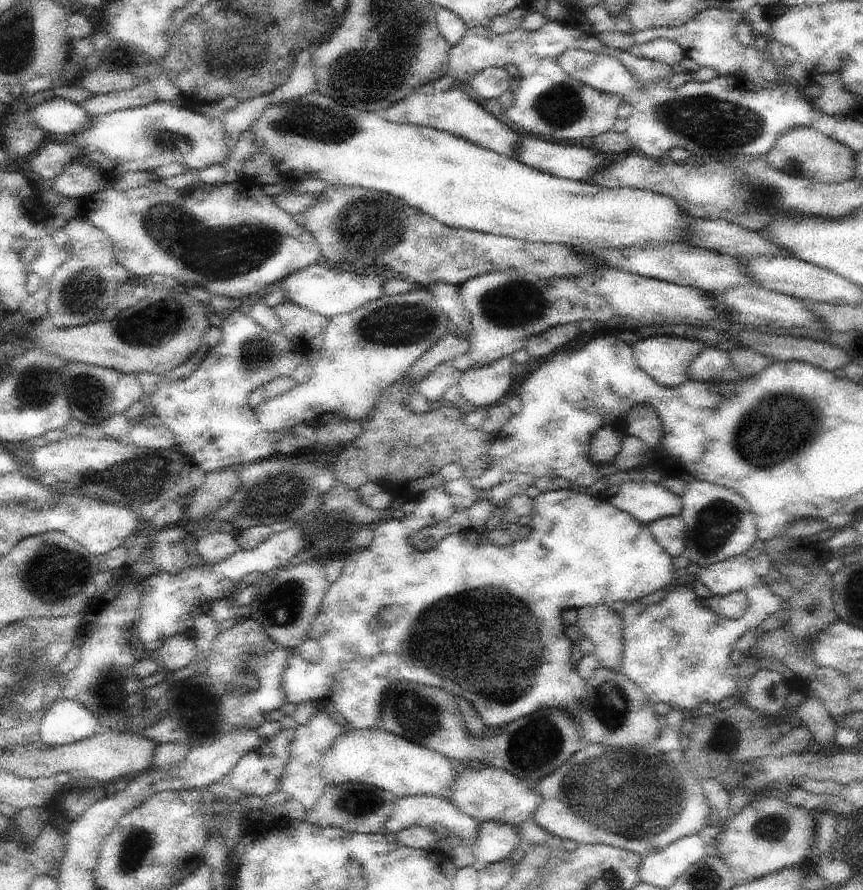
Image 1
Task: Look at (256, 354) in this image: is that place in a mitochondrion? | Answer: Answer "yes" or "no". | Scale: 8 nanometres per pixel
yes

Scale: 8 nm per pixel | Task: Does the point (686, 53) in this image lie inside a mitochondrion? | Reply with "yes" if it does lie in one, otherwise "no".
no

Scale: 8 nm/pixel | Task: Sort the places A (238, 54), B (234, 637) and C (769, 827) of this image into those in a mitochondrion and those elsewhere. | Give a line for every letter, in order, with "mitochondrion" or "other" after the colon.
A: mitochondrion
B: other
C: mitochondrion

